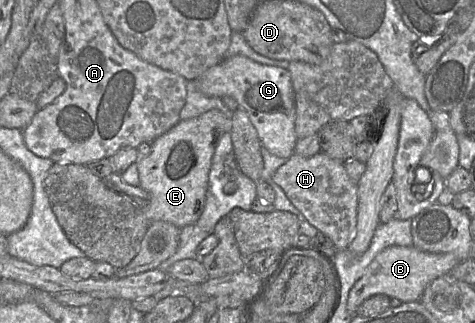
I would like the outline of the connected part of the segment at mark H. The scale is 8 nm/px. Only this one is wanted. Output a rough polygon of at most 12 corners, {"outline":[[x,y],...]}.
{"outline":[[293,153],[272,176],[336,250],[355,237],[344,163]]}

